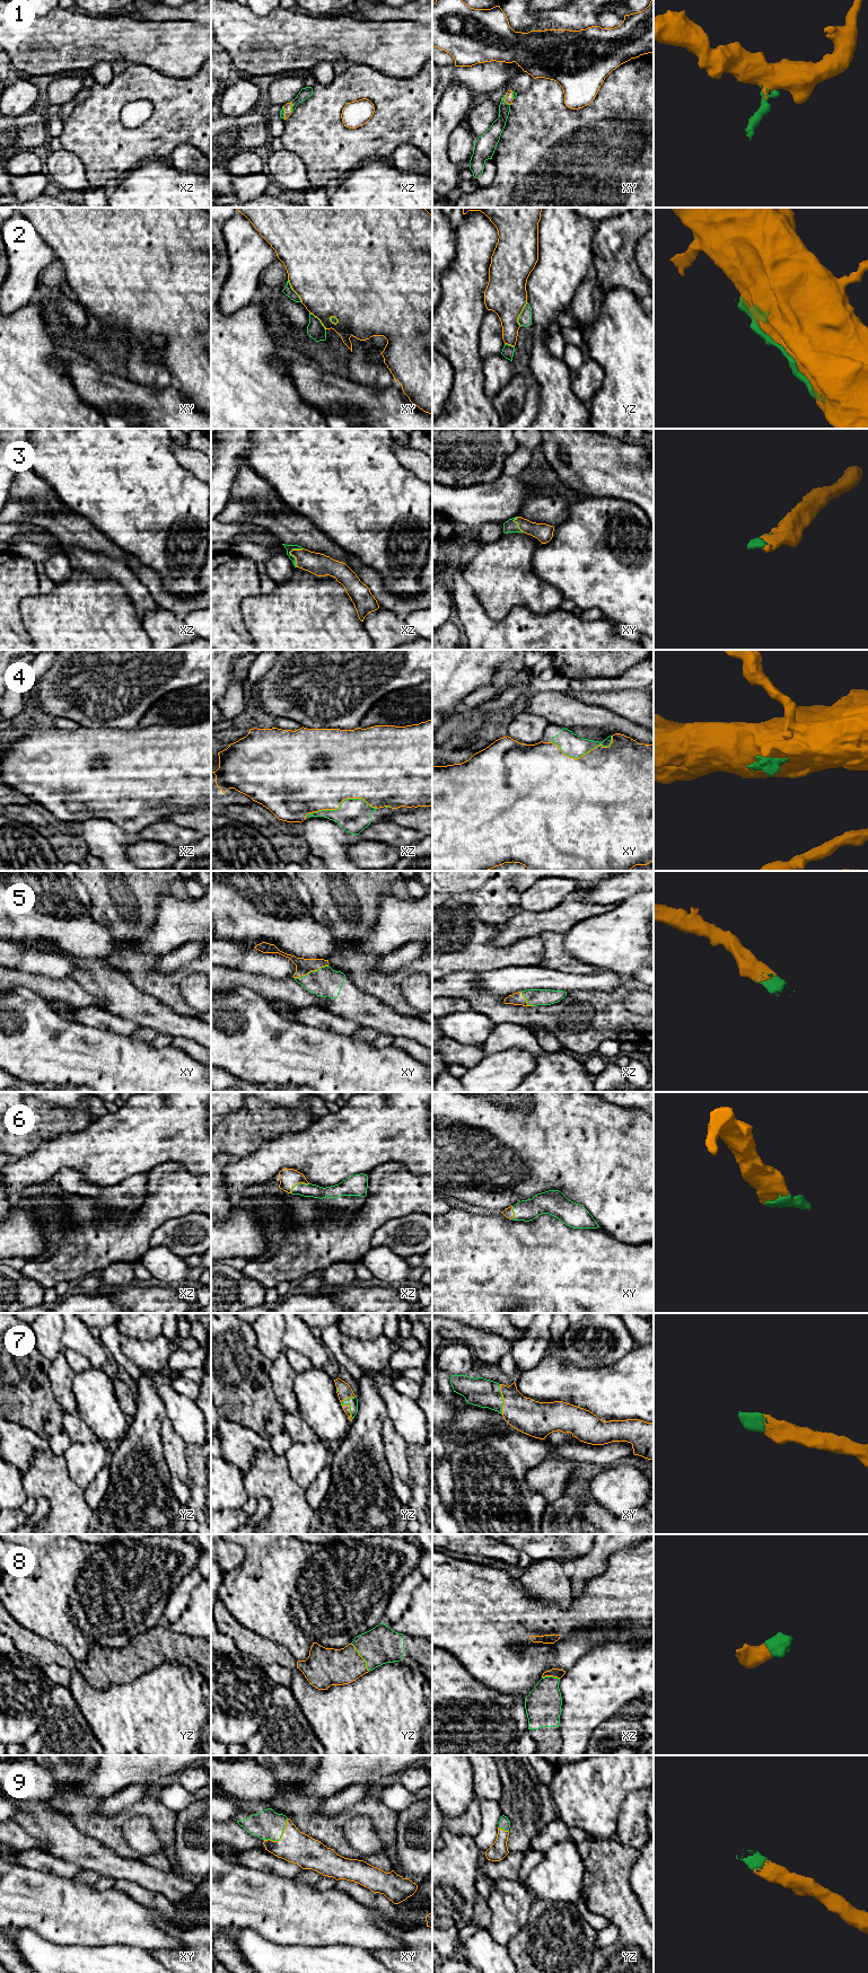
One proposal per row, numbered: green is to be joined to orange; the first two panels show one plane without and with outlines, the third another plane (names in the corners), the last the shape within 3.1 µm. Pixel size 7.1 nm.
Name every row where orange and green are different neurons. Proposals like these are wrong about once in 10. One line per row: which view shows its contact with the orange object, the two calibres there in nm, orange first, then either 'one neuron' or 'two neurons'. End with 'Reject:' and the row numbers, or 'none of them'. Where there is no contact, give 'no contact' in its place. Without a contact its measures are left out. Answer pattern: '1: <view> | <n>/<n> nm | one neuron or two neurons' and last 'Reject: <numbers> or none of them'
1: xy | 60/100 nm | one neuron
2: yz | 300/100 nm | two neurons
3: xz | 160/50 nm | one neuron
4: xz | 480/240 nm | one neuron
5: xy | 110/200 nm | one neuron
6: xz | 140/100 nm | one neuron
7: yz | 50/60 nm | one neuron
8: yz | 280/260 nm | one neuron
9: xy | 220/200 nm | one neuron
Reject: 2

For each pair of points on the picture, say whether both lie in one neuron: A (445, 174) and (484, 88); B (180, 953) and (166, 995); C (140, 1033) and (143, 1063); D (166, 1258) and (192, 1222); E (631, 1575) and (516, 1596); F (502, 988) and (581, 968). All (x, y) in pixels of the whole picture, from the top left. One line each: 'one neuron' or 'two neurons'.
A: two neurons
B: two neurons
C: two neurons
D: two neurons
E: one neuron
F: two neurons

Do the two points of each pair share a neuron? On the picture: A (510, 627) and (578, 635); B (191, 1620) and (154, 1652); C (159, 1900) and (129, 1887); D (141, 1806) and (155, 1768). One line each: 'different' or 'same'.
A: same
B: different
C: same
D: different

